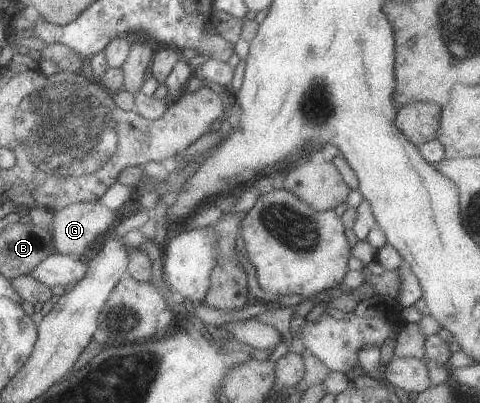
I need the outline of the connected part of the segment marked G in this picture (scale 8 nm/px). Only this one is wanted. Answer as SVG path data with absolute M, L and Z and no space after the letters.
M97 202L71 204L55 213L53 238L55 251L79 257L85 254L97 236L105 234L115 220L113 210Z

